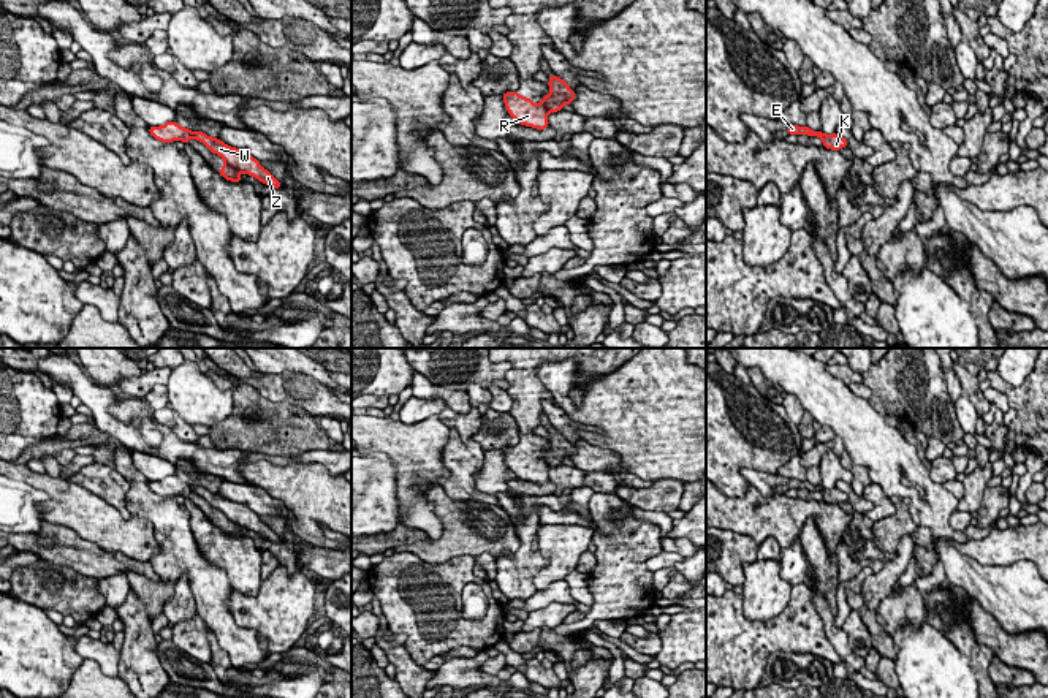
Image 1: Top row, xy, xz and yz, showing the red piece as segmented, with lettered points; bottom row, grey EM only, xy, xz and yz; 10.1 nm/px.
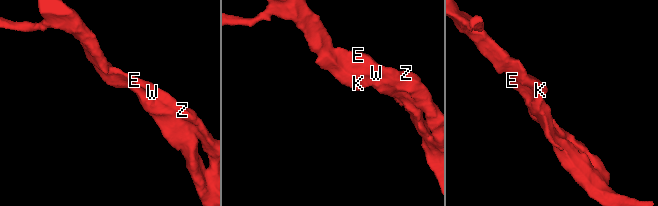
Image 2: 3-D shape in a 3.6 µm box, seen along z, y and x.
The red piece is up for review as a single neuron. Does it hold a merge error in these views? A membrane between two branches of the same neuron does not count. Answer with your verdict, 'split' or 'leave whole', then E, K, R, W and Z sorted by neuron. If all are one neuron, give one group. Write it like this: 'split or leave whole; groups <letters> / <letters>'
split; groups E W Z / K R

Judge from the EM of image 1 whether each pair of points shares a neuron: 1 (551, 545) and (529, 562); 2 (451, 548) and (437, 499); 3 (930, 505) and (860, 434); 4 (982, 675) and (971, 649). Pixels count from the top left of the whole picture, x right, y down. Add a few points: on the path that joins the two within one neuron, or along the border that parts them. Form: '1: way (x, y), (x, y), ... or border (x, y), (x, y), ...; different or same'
1: border (539, 548), (546, 564), (534, 576), (535, 589); different
2: way (451, 535), (450, 512); same
3: way (926, 483), (904, 461), (888, 456), (882, 450); same
4: way (979, 668), (975, 656); same

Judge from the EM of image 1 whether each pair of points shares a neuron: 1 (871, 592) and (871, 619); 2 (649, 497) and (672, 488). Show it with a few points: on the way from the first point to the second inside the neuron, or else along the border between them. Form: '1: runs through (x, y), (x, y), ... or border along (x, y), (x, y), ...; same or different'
1: border along (860, 594), (865, 603), (876, 613); different
2: runs through (654, 497), (667, 493); same

